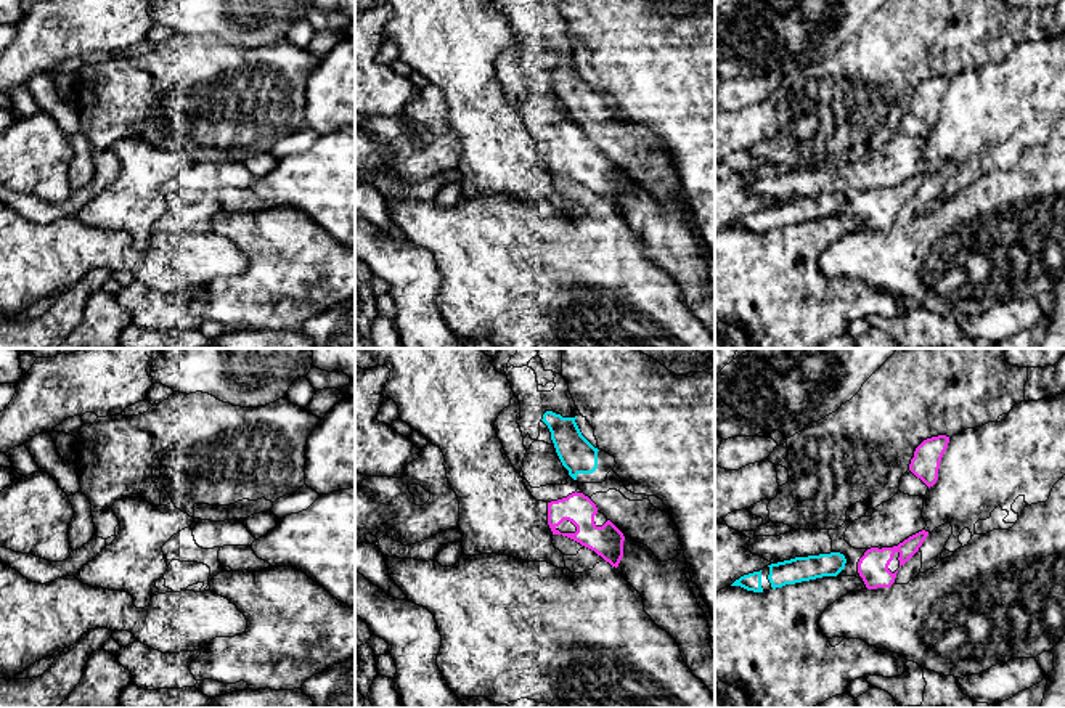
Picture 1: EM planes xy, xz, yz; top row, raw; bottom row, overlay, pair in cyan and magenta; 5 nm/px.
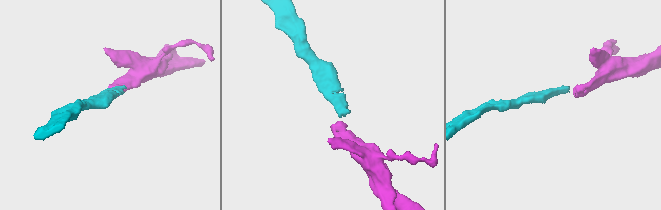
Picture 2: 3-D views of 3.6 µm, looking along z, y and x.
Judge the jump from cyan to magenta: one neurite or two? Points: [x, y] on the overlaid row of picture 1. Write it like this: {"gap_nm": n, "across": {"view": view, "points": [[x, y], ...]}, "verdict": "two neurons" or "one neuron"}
{"gap_nm": 60, "across": {"view": "xz", "points": [[575, 479], [575, 492]]}, "verdict": "two neurons"}

